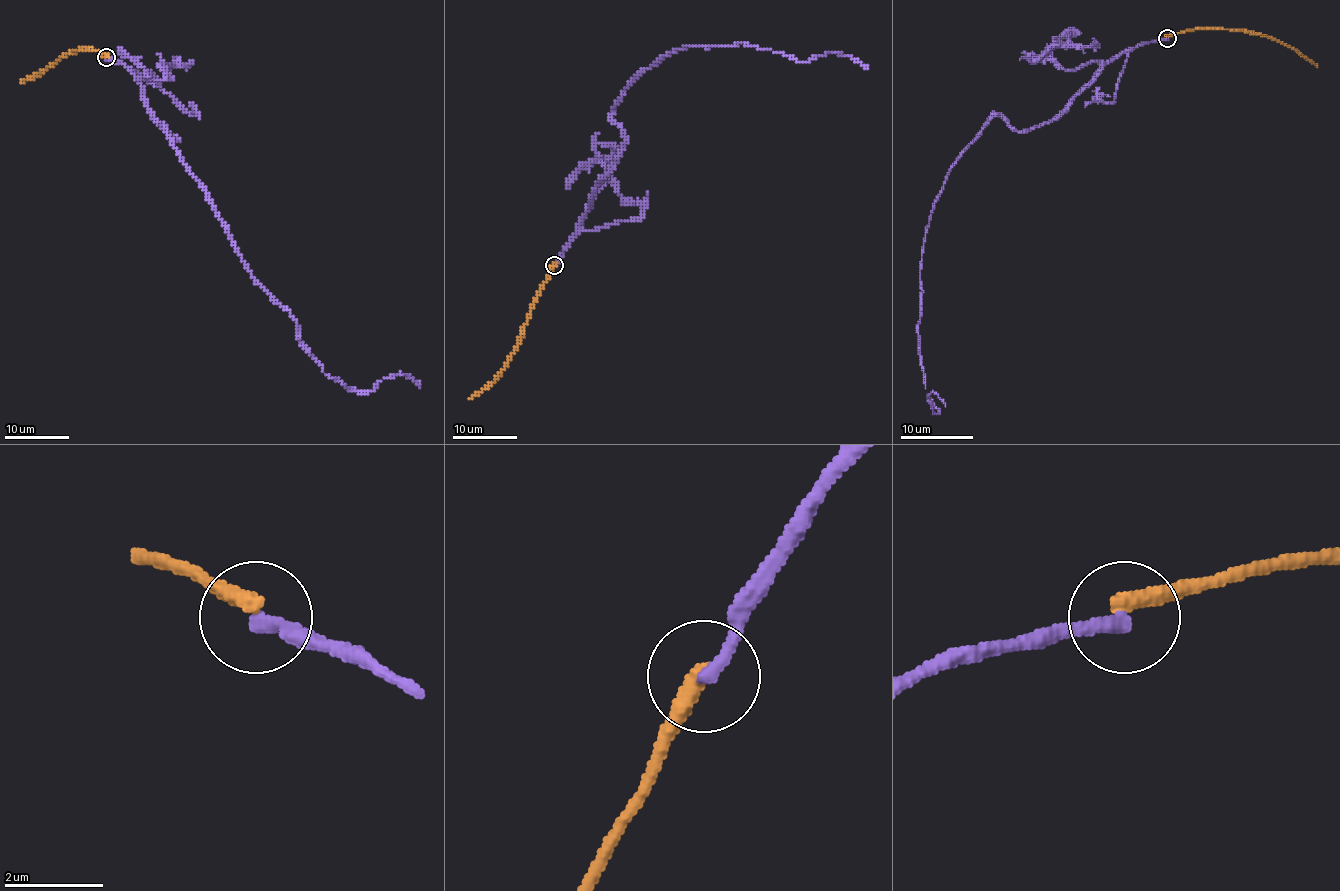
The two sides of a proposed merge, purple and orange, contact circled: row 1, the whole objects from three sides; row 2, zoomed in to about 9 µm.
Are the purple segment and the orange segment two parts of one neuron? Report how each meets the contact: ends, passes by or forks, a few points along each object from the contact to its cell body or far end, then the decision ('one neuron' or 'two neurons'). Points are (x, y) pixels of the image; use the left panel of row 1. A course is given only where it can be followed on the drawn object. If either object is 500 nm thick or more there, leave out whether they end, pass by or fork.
purple ends | orange ends | purple via (106, 58), (140, 84), (247, 270), (326, 375), (365, 393), (399, 374), (420, 386) | orange via (106, 56), (90, 50), (69, 53), (20, 82) | two neurons

